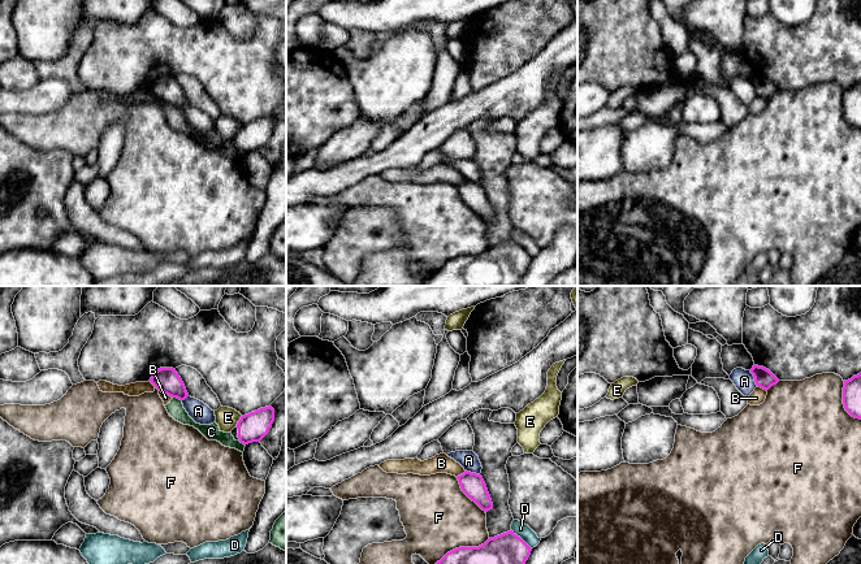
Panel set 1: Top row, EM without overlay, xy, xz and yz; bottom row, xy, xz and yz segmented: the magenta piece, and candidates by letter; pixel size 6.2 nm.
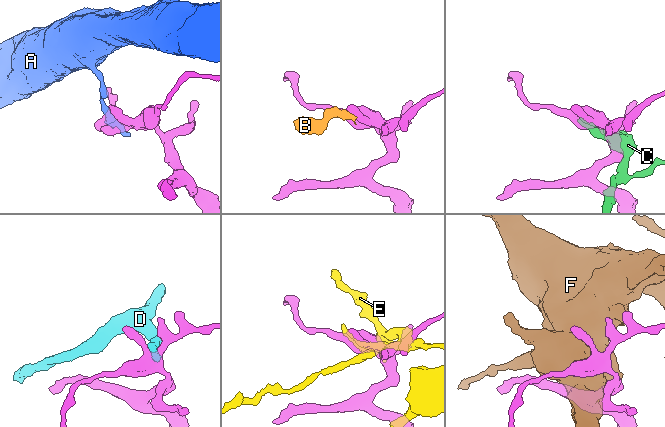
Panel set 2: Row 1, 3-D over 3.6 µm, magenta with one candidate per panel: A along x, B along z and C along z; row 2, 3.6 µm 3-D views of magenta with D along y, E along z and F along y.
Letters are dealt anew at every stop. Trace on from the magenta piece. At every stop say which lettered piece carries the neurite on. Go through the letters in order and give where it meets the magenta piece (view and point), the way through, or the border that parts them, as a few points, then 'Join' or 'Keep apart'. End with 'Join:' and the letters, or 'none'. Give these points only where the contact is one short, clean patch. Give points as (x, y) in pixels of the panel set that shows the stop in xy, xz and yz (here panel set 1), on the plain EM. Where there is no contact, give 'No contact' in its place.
A: Touches magenta at yz (755, 87). Keep apart
B: Touches magenta at xy (165, 102). Boundary: xy (159, 99), (172, 107). Keep apart
C: Touches magenta at xy (177, 107). Keep apart
D: Touches magenta at xz (522, 248). Boundary: xz (511, 238), (531, 257). Keep apart
E: Touches magenta at xy (238, 130). Boundary: xy (242, 125), (236, 134). Keep apart
F: Touches magenta at xz (455, 257). Keep apart
Join: none

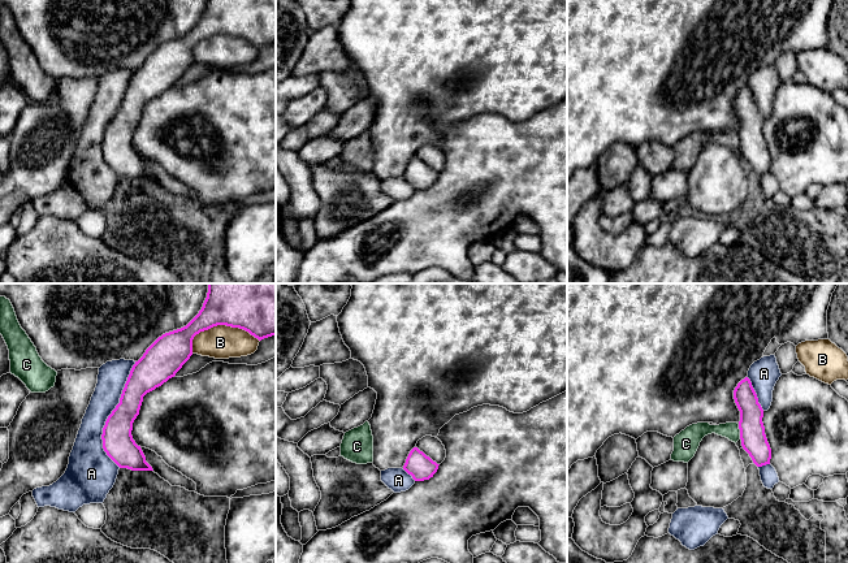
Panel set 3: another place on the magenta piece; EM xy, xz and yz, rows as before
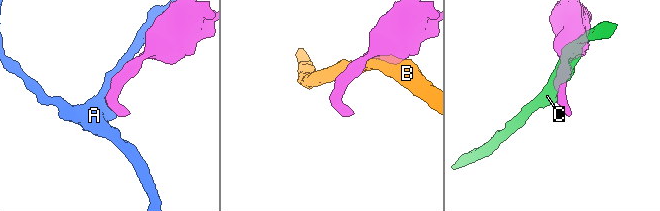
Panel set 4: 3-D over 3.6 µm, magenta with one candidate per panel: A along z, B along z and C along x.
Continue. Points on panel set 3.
A: Touches magenta at xy (109, 124). Keep apart
B: Touches magenta at xy (219, 33). Keep apart
C: Touches magenta at yz (740, 141). Boundary: yz (738, 133), (740, 147). Keep apart
Join: none

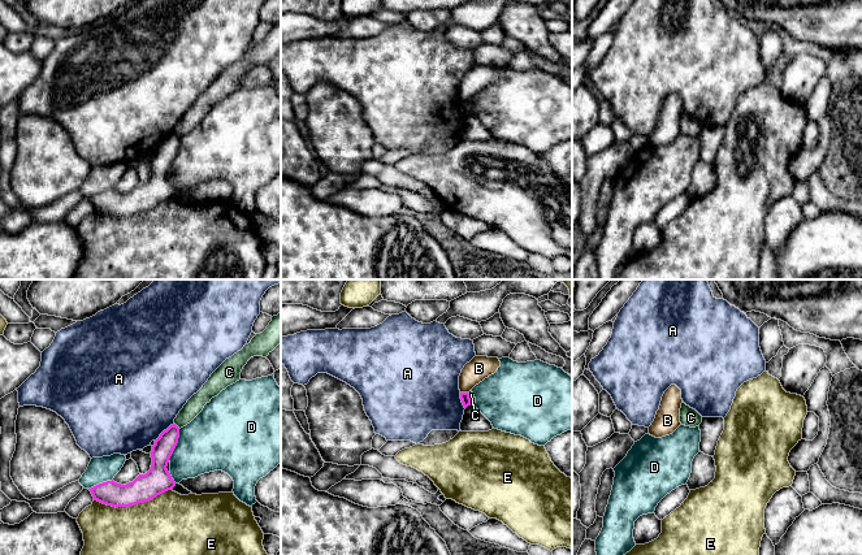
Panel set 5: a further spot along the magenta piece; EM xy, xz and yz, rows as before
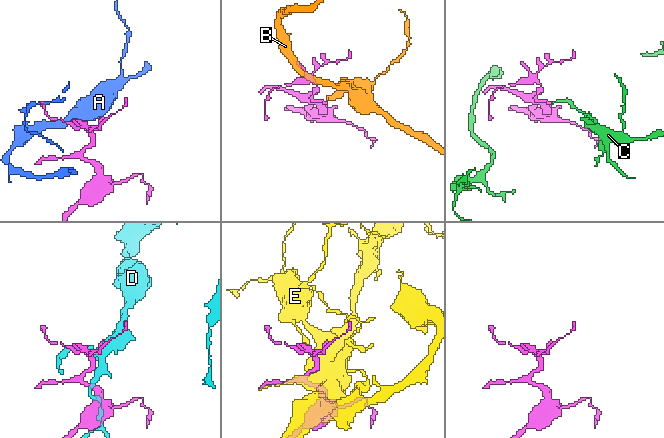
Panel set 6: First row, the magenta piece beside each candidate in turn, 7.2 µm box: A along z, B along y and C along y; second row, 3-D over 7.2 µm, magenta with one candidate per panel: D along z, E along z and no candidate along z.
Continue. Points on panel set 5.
A: Touches magenta at xy (163, 141). Keep apart
B: Touches magenta at xz (464, 102). Boundary: xz (460, 100), (467, 102). Keep apart
C: Touches magenta at xy (176, 134). Boundary: xy (174, 131), (180, 137). Keep apart
D: Touches magenta at xy (176, 154). Keep apart
E: Touches magenta at xy (131, 213). Keep apart
Join: none

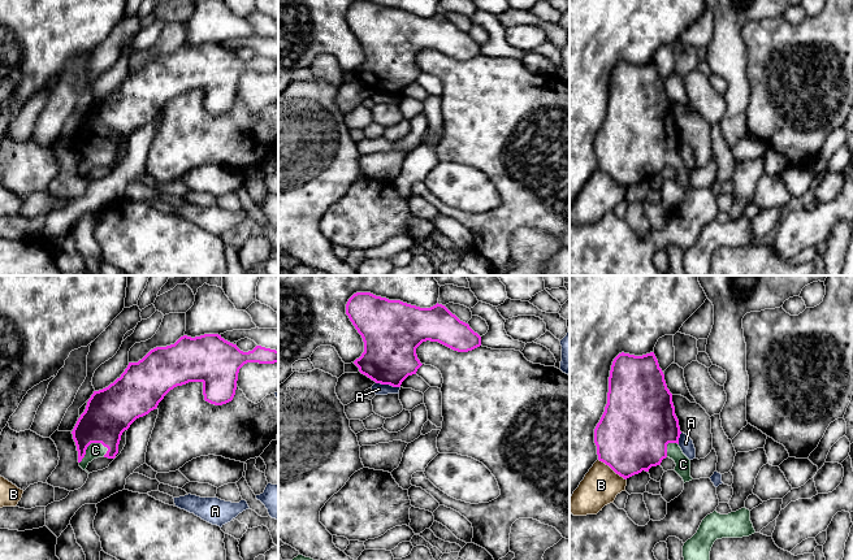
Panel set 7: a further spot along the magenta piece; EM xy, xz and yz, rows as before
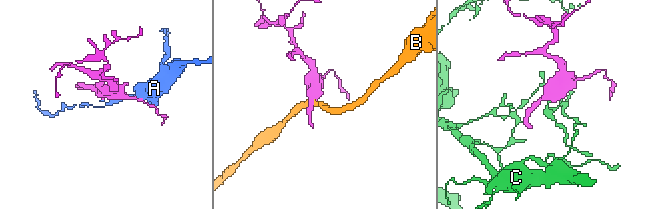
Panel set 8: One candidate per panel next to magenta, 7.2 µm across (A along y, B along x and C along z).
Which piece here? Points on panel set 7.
A: Touches magenta at xz (388, 92). Boundary: xz (376, 91), (399, 96). Keep apart
B: Touches magenta at yz (613, 178). Keep apart
C: Touches magenta at xy (90, 152). Path across: xy (109, 121), (90, 152), (95, 159). Join
Join: C

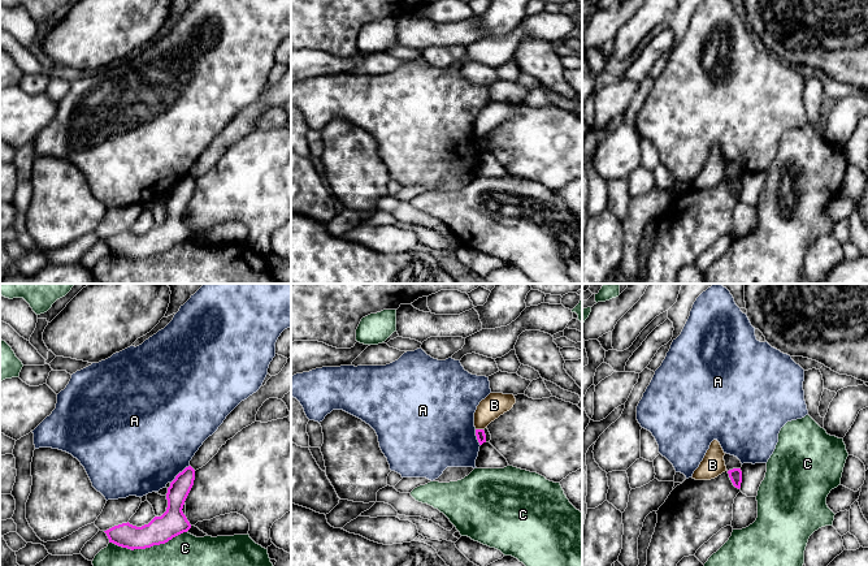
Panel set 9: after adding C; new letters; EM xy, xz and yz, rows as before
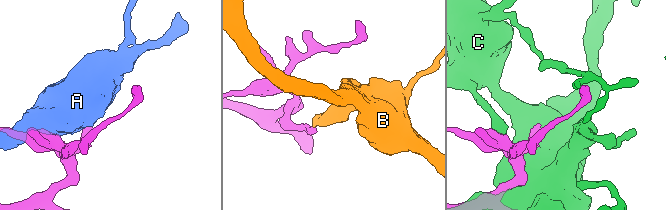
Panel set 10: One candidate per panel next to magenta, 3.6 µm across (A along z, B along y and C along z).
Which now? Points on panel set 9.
A: Touches magenta at xy (178, 182). Keep apart
B: Touches magenta at xz (480, 138). Boundary: xz (476, 137), (482, 138). Keep apart
C: Touches magenta at xy (147, 255). Keep apart
Join: none

